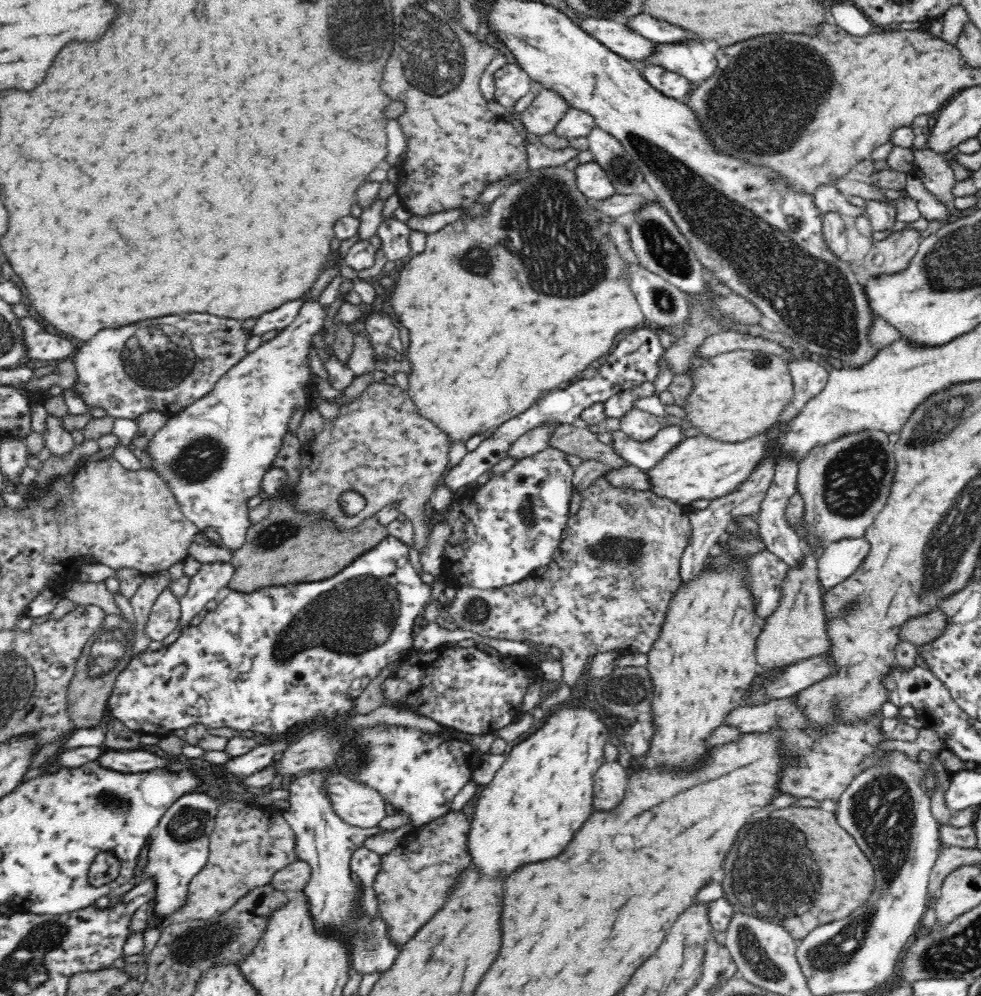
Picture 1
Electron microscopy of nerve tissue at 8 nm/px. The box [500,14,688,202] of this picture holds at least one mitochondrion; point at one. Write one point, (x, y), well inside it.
(618, 166)

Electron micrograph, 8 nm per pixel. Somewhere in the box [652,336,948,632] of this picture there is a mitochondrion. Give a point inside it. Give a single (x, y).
(853, 480)

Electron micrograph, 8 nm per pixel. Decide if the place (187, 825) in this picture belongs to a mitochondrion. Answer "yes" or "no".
yes

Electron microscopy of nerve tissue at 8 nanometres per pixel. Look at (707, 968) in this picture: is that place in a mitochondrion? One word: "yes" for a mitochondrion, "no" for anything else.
no

